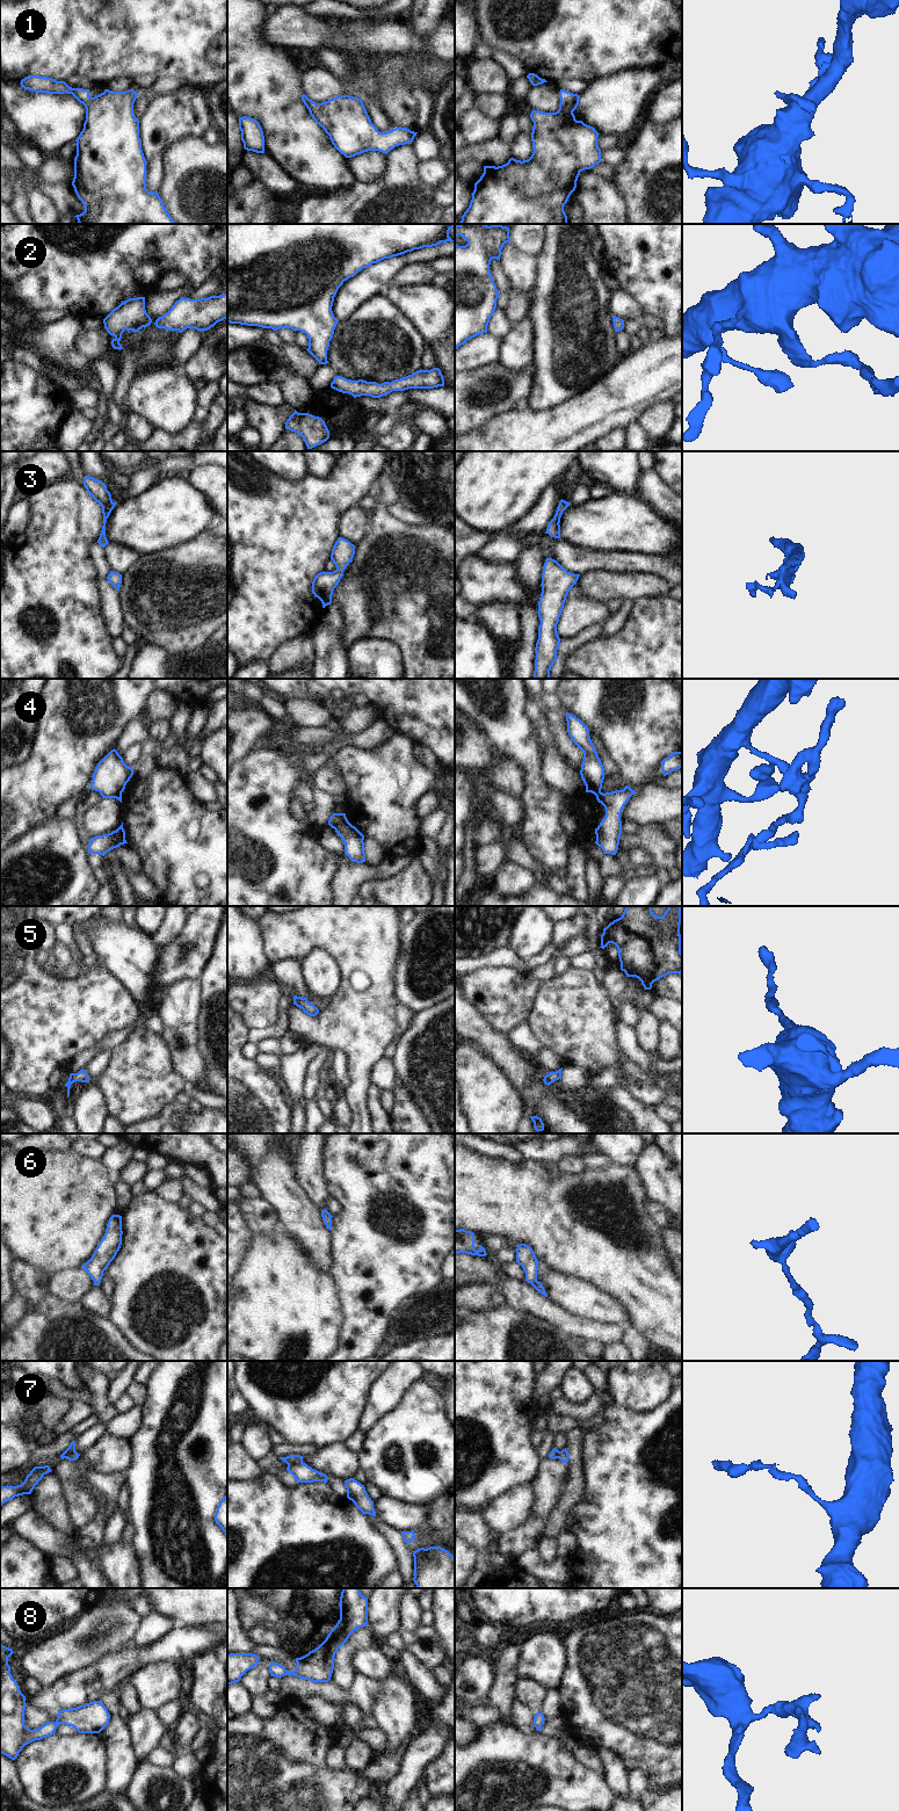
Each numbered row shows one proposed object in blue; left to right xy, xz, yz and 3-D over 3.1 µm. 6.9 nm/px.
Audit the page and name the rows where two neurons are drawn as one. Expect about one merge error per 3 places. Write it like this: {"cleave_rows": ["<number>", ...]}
{"cleave_rows": ["4", "7"]}

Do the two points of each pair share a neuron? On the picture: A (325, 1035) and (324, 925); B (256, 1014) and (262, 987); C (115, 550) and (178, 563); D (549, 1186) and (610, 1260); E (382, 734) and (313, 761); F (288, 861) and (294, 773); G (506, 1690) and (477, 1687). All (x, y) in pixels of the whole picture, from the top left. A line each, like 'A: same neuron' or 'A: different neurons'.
A: same neuron
B: same neuron
C: different neurons
D: same neuron
E: same neuron
F: same neuron
G: different neurons

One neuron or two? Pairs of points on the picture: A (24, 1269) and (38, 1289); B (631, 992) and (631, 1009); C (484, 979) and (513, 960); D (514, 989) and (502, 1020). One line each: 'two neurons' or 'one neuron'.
A: one neuron
B: one neuron
C: two neurons
D: one neuron

